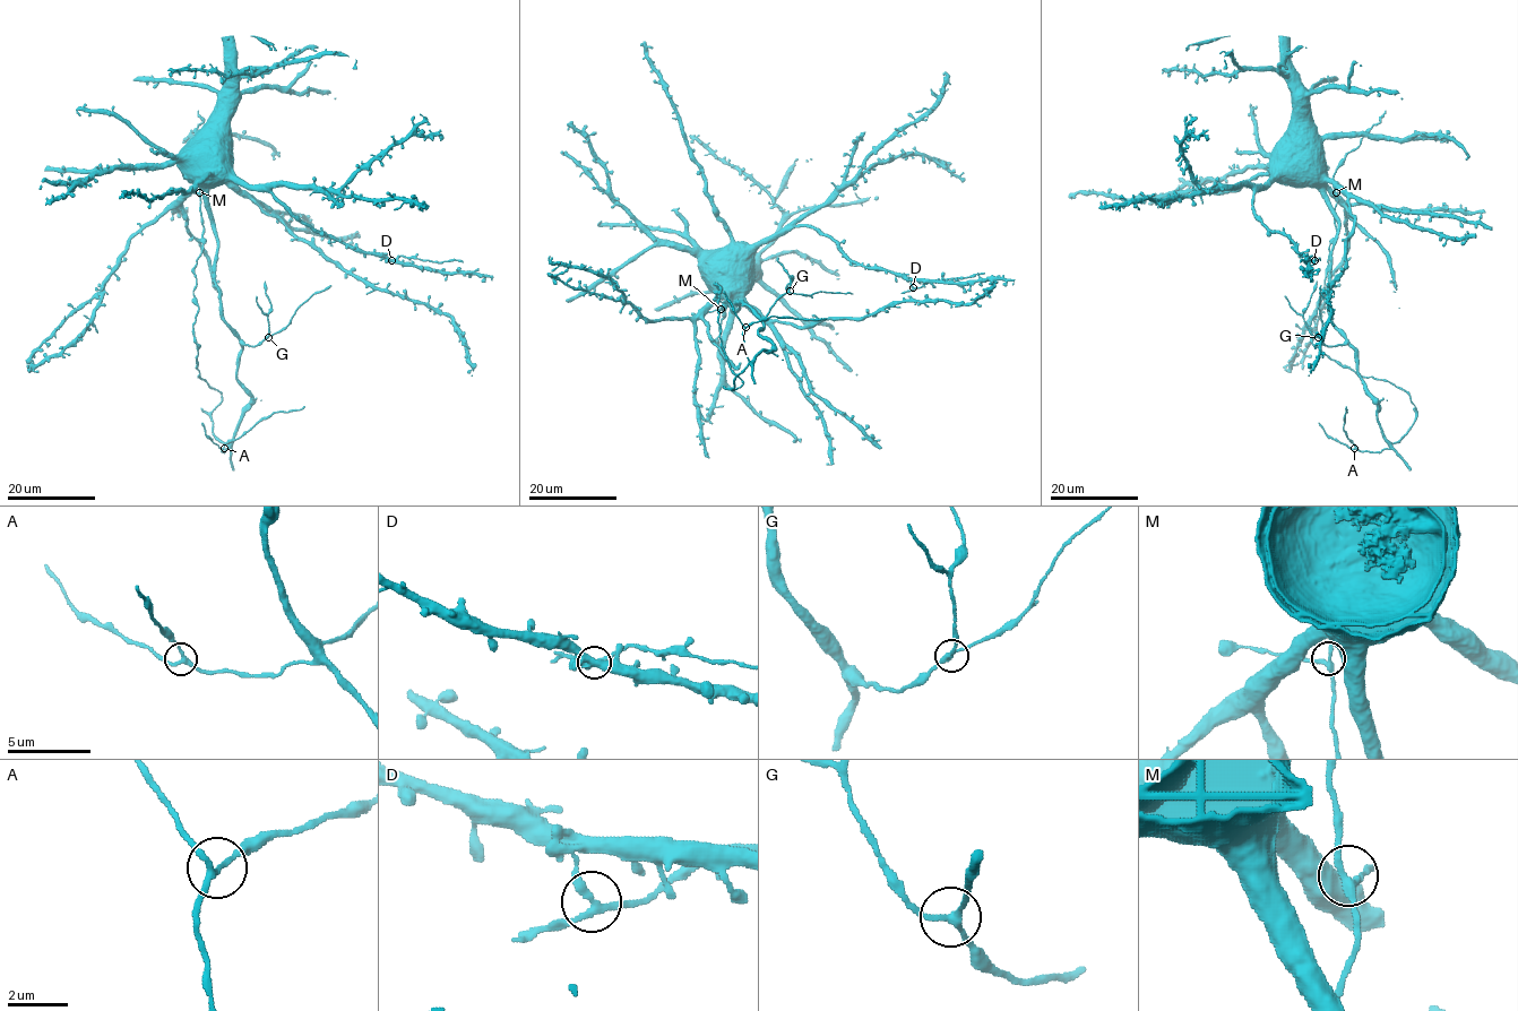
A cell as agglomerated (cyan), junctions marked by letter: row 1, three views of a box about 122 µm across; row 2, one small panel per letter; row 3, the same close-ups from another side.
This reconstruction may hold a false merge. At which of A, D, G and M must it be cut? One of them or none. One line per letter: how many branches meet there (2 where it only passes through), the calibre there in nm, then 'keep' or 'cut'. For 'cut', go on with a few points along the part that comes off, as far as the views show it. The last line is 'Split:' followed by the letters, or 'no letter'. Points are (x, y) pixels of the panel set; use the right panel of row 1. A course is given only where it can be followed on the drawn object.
A: 3 | 200 nm | keep
D: 3 | 280 nm | cut | (1314, 260), (1312, 256), (1300, 262)
G: 3 | 220 nm | keep
M: 3 | 240 nm | keep
Split: D

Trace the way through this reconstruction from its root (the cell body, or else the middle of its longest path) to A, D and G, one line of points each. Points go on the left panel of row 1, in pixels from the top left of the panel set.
A: (213, 131), (207, 123), (215, 287), (220, 316), (241, 347), (236, 378), (250, 396), (233, 441), (224, 448)
D: (213, 131), (229, 154), (232, 171), (242, 181), (273, 193), (316, 231), (391, 260)
G: (213, 131), (207, 123), (207, 212), (216, 239), (220, 316), (248, 346), (268, 337)

